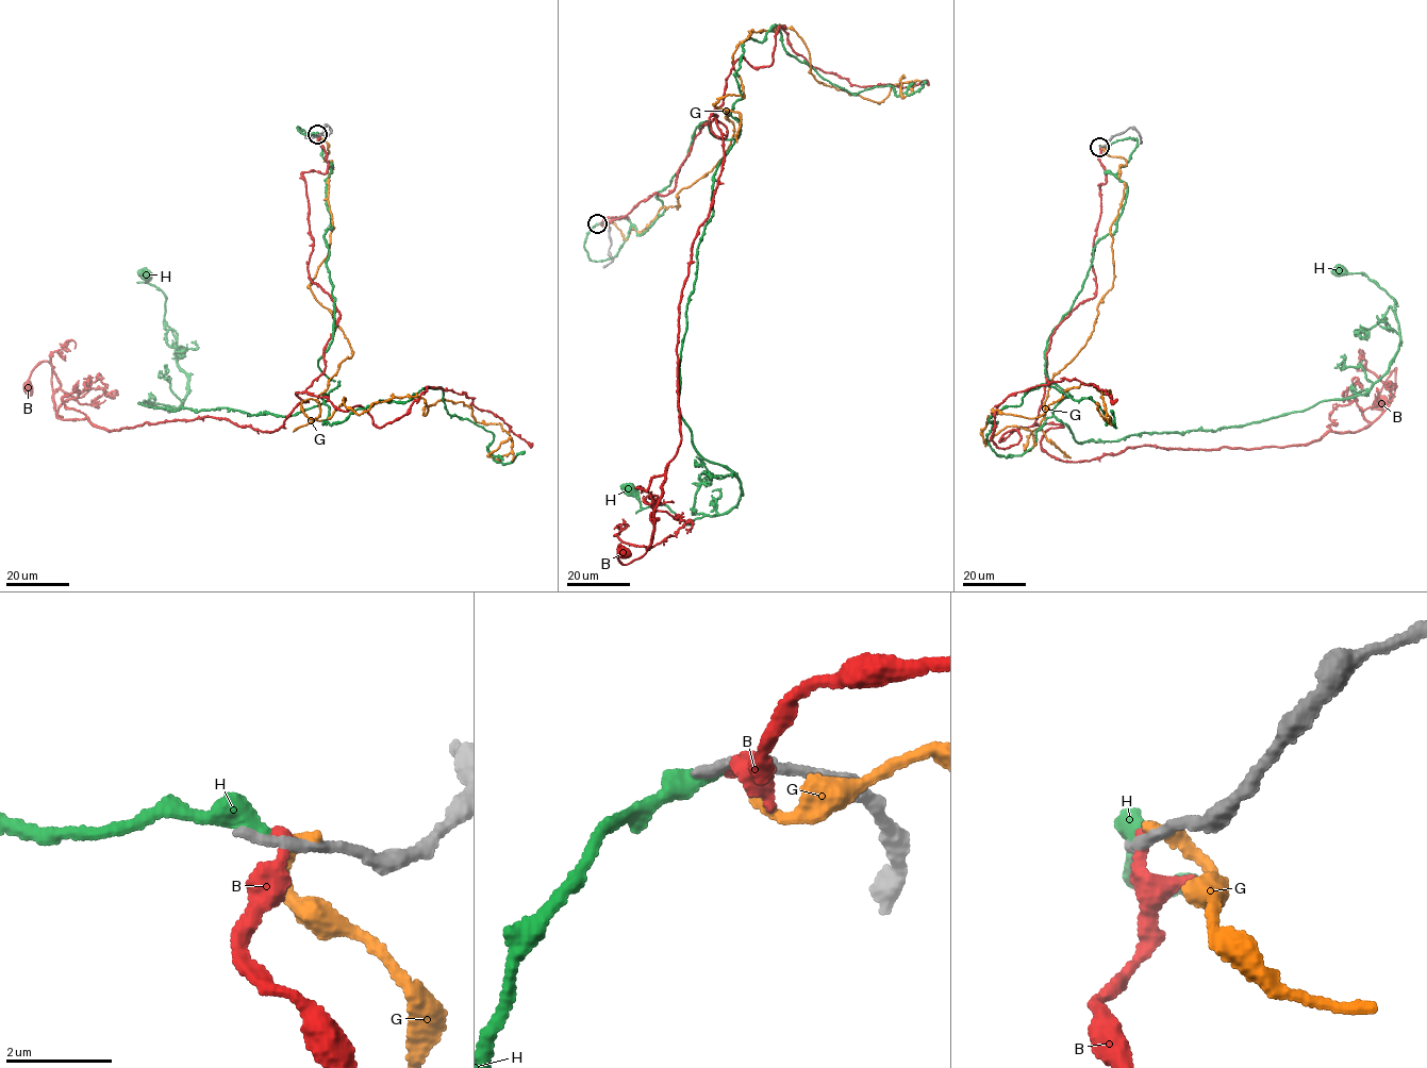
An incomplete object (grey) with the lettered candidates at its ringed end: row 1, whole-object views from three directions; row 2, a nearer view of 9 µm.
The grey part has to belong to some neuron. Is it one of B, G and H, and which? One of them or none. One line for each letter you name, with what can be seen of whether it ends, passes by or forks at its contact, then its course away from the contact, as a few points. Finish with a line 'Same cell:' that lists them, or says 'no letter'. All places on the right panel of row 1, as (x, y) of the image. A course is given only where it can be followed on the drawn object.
Same cell: no letter

